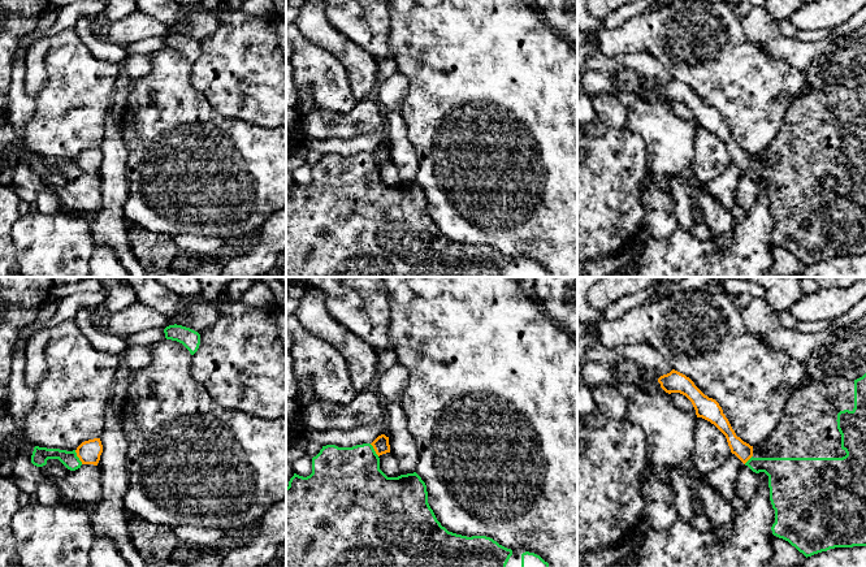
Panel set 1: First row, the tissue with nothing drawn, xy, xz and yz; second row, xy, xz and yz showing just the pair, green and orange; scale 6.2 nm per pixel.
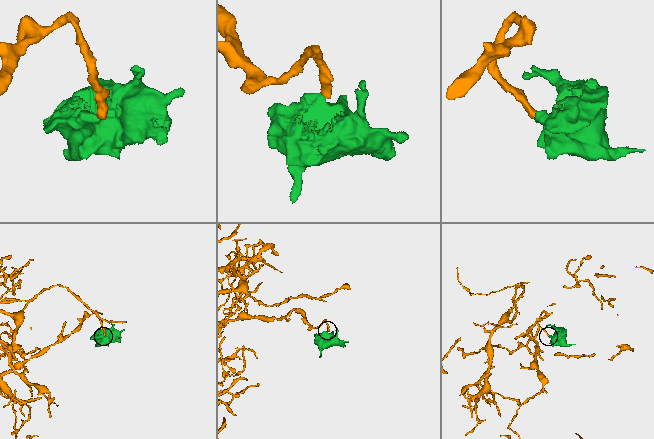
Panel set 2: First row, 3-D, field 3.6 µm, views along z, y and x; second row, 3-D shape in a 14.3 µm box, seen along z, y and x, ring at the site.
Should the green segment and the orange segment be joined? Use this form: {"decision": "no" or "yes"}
{"decision": "no"}

